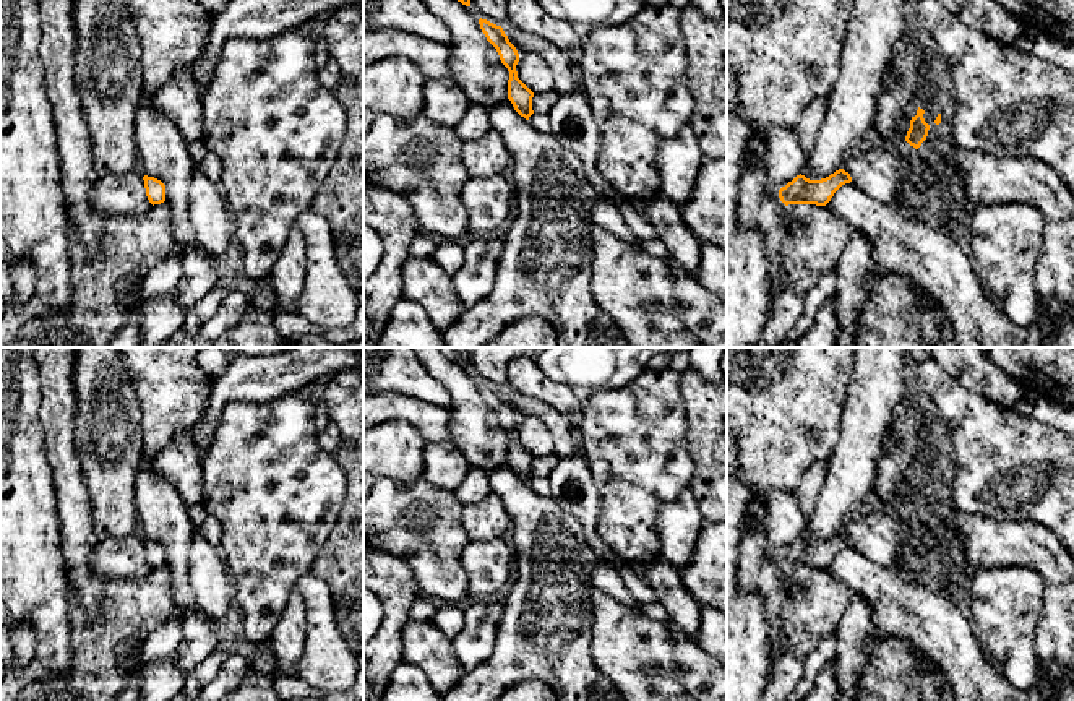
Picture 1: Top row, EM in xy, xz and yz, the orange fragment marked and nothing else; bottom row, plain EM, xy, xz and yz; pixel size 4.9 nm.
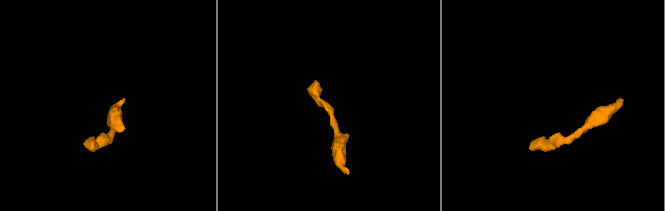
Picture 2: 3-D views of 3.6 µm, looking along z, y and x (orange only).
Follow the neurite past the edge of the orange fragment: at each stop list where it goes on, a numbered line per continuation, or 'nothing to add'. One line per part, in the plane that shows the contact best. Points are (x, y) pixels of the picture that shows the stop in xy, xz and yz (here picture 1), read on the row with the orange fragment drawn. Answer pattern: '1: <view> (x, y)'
nothing to add

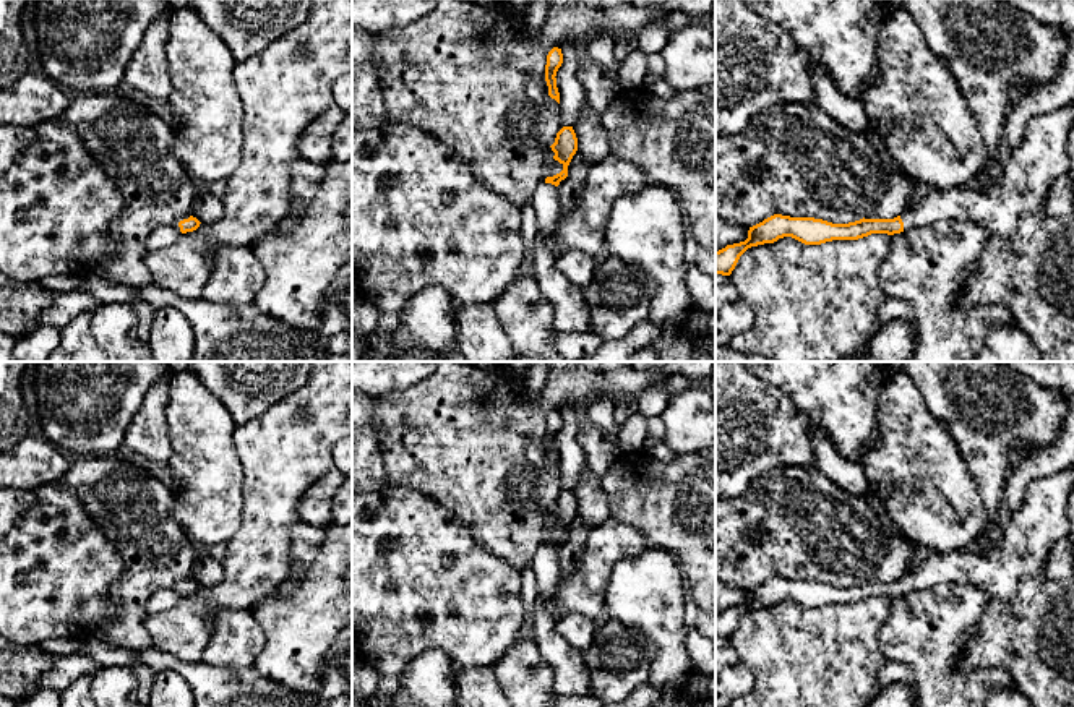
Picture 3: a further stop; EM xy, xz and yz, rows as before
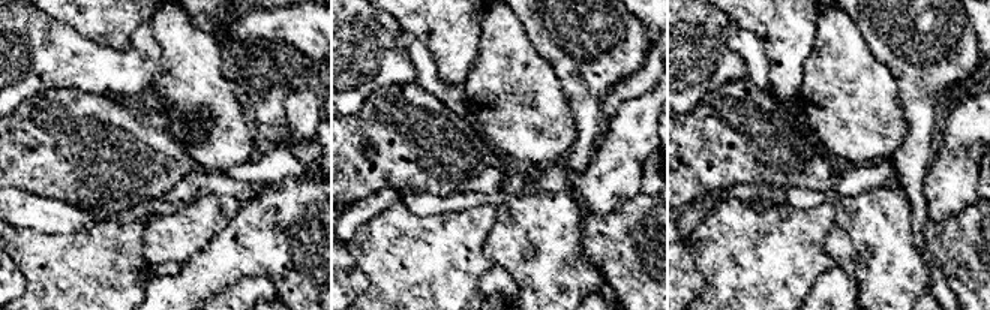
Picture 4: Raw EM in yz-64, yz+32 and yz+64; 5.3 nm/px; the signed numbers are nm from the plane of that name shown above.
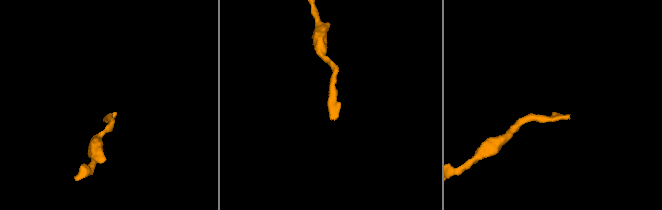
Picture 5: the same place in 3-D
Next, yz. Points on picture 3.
1: yz (1021, 188)

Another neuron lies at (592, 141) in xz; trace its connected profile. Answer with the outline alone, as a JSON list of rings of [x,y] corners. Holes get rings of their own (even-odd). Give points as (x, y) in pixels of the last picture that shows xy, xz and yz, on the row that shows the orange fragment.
[[[587,102],[578,117],[578,122],[573,125],[573,130],[578,138],[578,152],[589,167],[610,156],[608,135]]]

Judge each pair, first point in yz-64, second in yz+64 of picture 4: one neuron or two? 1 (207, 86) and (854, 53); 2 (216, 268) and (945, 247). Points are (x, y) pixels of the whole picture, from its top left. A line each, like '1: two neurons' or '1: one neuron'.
1: one neuron
2: one neuron

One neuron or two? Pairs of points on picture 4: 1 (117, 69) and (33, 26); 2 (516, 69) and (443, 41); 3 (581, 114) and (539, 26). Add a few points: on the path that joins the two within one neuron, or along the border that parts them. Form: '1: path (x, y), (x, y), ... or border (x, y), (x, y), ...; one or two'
1: path (96, 69), (74, 62), (54, 42); one
2: border (483, 18), (479, 50), (464, 84); two
3: path (581, 92), (578, 68), (558, 48); one

